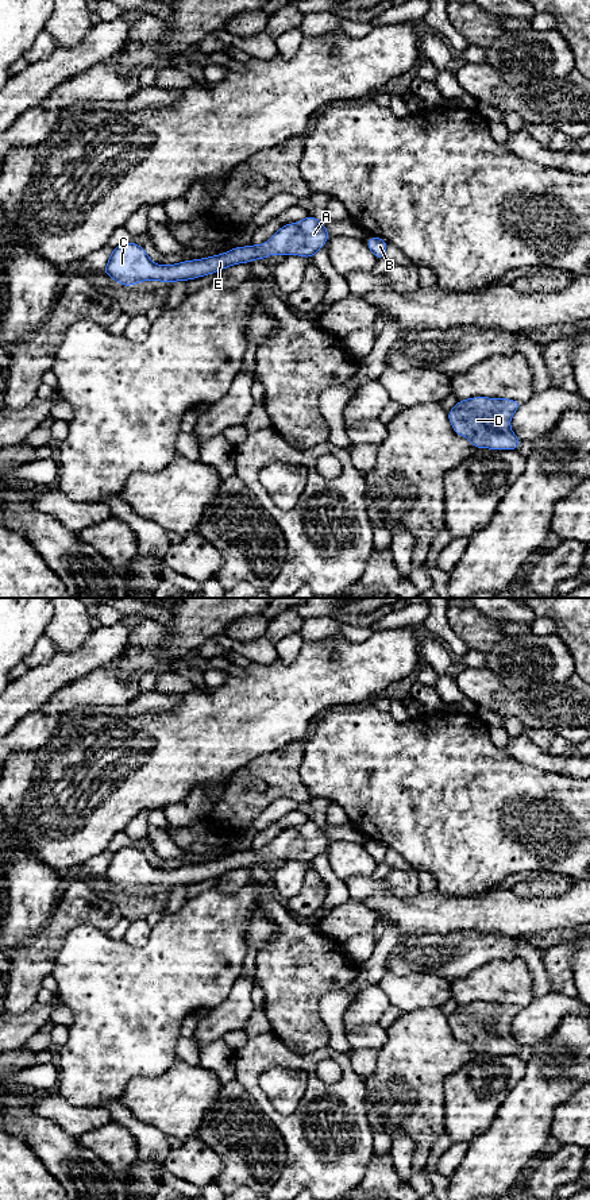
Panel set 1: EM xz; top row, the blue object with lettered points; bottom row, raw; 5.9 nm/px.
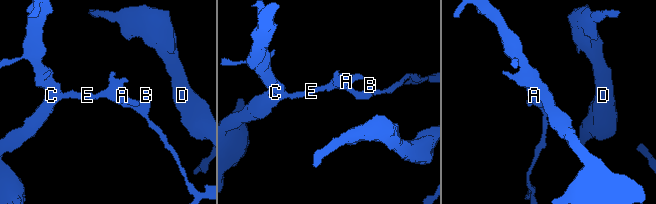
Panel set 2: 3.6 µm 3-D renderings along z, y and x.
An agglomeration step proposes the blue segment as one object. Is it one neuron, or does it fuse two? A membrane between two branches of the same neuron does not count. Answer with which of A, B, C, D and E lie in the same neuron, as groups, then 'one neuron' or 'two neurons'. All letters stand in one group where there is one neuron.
groups A B C D E; one neuron

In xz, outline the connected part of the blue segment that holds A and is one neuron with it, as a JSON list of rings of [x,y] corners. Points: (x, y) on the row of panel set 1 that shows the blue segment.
[[[308,215],[298,223],[282,225],[271,239],[263,244],[234,247],[232,250],[203,259],[184,261],[176,265],[155,265],[142,246],[131,242],[112,248],[104,274],[119,285],[132,286],[136,282],[189,281],[217,273],[236,263],[248,263],[252,259],[263,261],[269,255],[300,255],[312,258],[328,240],[328,231],[316,217]]]

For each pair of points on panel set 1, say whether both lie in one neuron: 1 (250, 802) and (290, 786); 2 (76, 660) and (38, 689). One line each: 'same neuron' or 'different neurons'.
1: same neuron
2: same neuron

